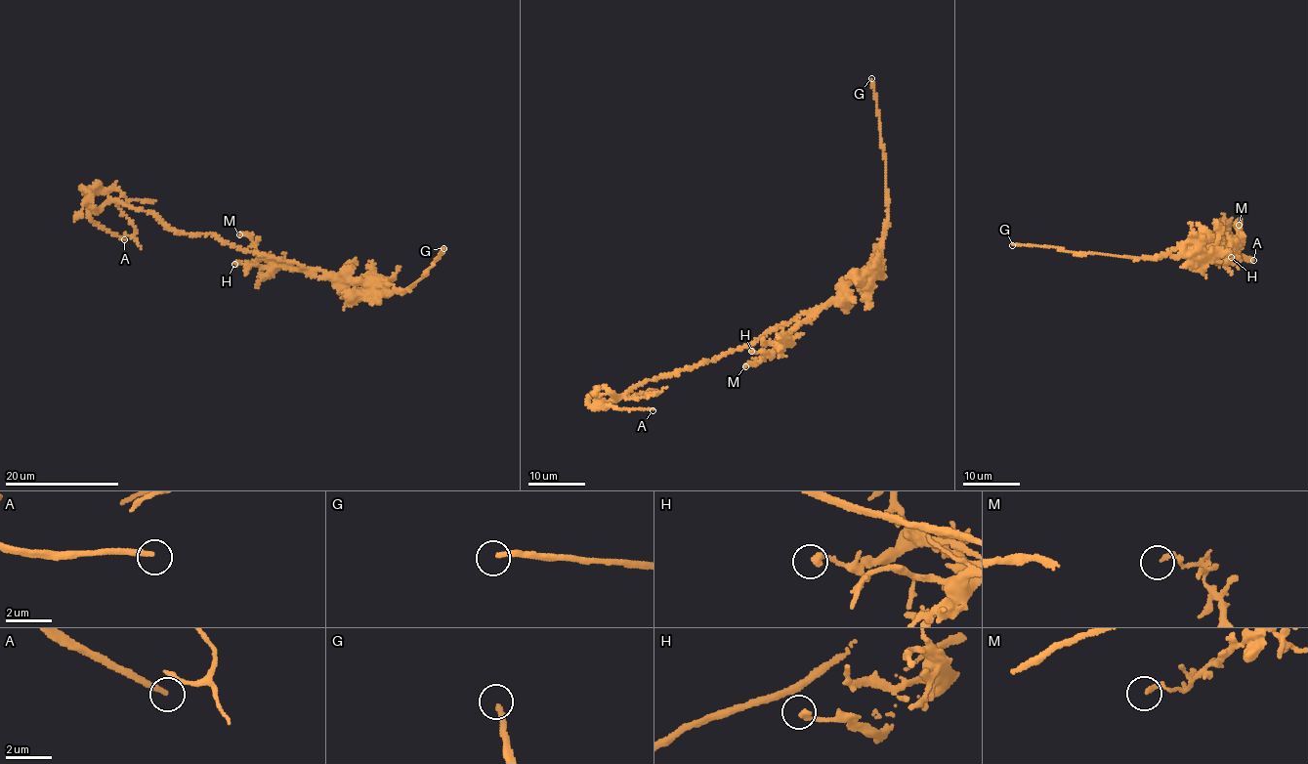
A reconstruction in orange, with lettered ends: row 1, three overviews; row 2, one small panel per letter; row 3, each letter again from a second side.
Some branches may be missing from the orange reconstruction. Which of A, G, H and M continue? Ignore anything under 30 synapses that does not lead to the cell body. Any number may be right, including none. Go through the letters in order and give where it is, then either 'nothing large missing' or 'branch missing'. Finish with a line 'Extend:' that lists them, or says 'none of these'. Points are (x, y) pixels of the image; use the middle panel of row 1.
A: place (653, 410); branch missing
G: place (871, 78); nothing large missing
H: place (751, 351); nothing large missing
M: place (745, 366); nothing large missing
Extend: A

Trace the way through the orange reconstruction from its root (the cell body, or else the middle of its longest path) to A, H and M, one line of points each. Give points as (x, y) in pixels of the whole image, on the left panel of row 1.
A: (272, 258), (209, 234), (170, 230), (153, 214), (115, 200), (96, 210), (82, 189), (92, 221), (124, 239)
H: (272, 258), (292, 262), (308, 270), (272, 268), (272, 264), (261, 259), (234, 264)
M: (272, 258), (292, 262), (308, 270), (272, 268), (268, 259), (258, 253), (250, 236), (244, 233), (239, 234)

